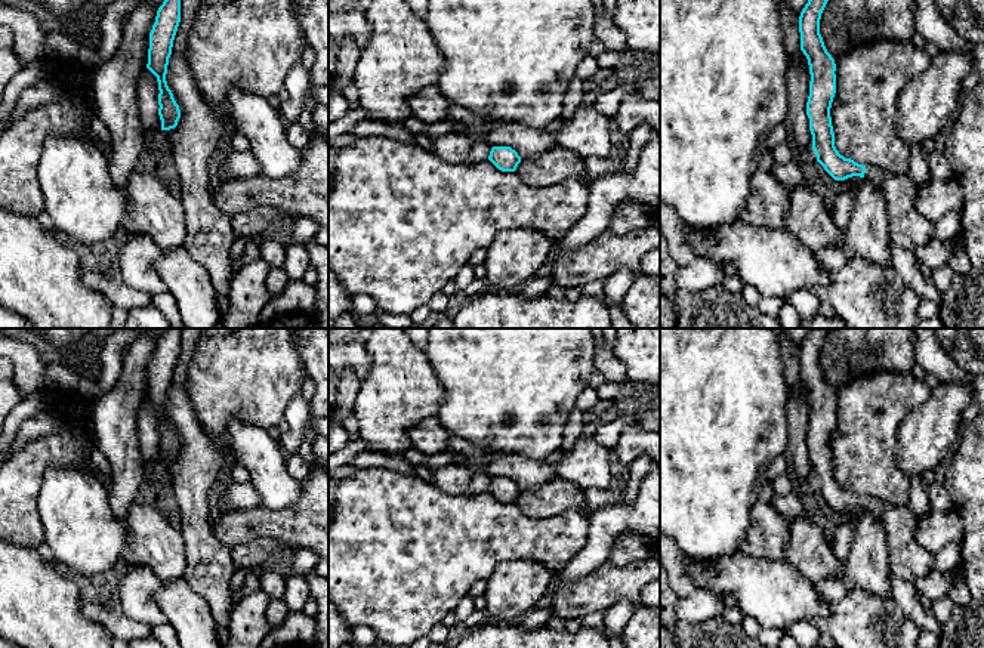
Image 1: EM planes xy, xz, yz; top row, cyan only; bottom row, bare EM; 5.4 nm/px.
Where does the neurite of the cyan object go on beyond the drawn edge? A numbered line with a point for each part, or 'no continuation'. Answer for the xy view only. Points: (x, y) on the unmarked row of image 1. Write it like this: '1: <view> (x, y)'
no continuation

